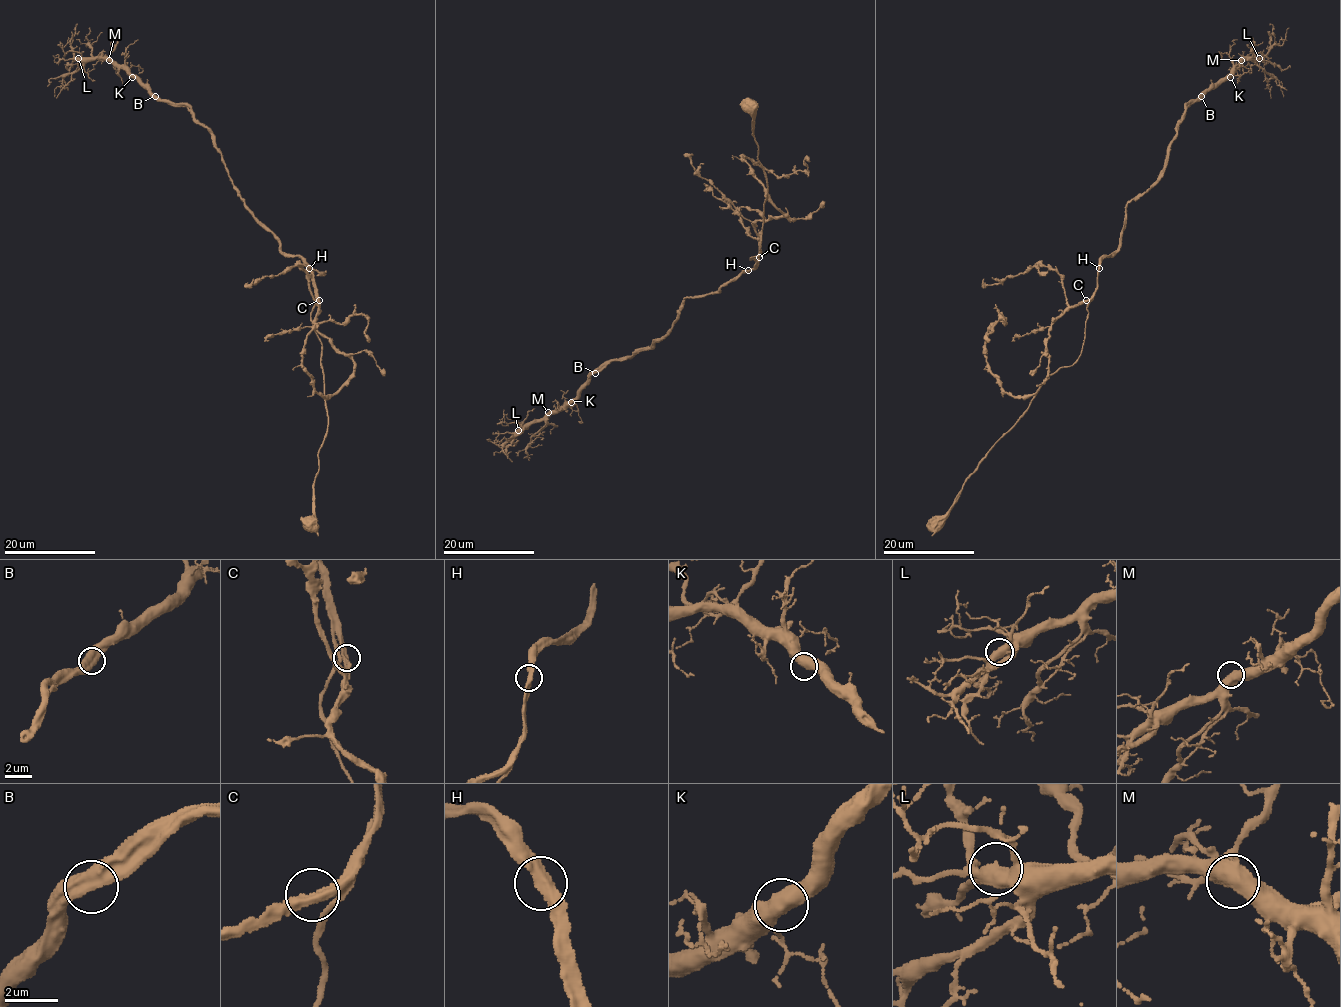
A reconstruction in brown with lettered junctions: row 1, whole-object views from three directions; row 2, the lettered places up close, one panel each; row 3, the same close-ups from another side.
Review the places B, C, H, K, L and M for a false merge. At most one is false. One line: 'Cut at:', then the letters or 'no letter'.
Cut at: no letter

